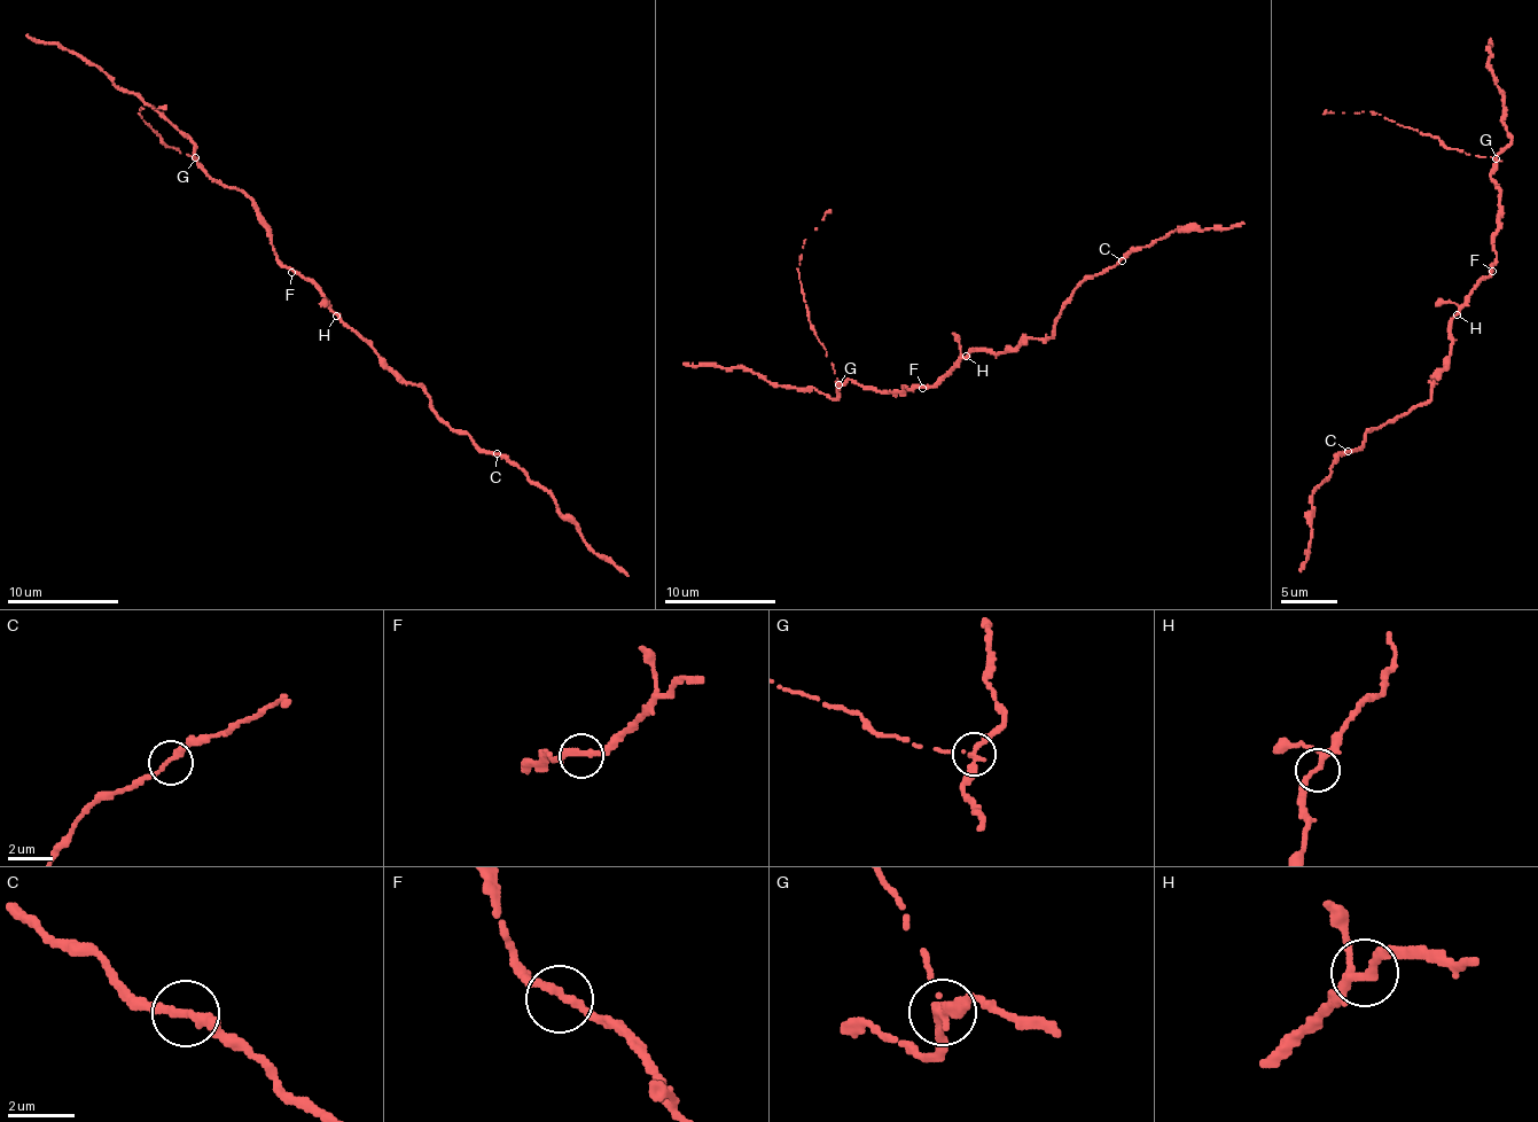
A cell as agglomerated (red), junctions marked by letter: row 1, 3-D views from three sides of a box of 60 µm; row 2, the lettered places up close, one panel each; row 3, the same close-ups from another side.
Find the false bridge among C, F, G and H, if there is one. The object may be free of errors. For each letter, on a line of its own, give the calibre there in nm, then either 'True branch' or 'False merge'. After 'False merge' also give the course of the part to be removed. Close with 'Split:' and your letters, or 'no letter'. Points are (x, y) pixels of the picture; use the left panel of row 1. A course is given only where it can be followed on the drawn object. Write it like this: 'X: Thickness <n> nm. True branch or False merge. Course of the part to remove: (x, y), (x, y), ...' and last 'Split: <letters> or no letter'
C: Thickness 280 nm. True branch
F: Thickness 280 nm. True branch
G: Thickness 200 nm. False merge. Course of the part to remove: (196, 156), (165, 145), (140, 109), (140, 107), (165, 108)
H: Thickness 220 nm. True branch
Split: G

